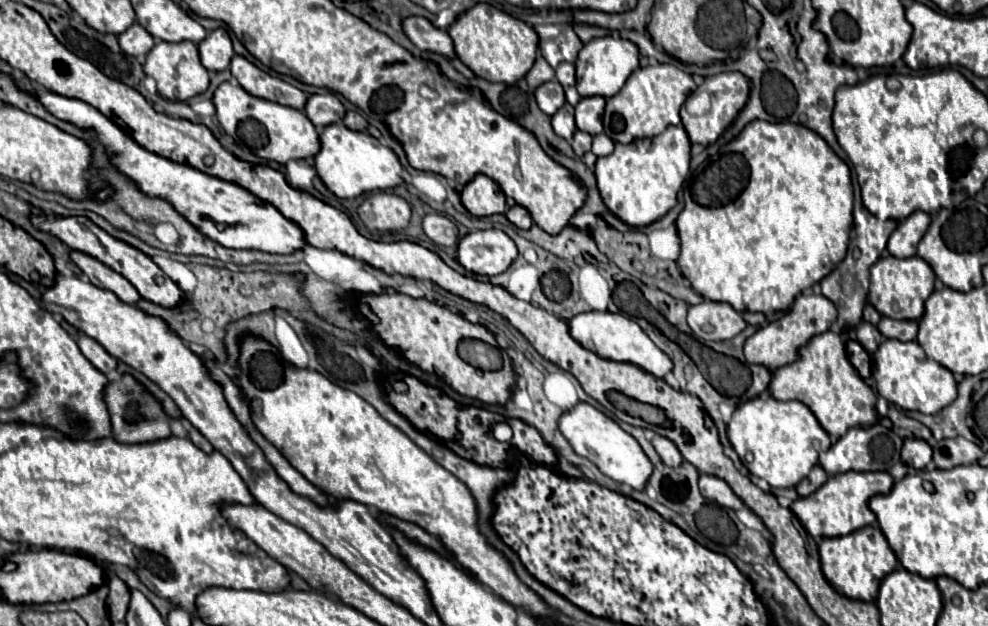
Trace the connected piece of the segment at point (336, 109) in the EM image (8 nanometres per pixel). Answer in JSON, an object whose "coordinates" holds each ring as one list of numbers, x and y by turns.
{"coordinates":[[312,94,304,106,304,114,316,126,316,130,322,130,328,124,342,122,346,110,334,94]]}

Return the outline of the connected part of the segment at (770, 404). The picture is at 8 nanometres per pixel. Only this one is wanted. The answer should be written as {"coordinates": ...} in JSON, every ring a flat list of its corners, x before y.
{"coordinates":[[756,396,742,402,728,422,728,440,742,460,748,450,754,454,754,460,746,462,746,468,752,476,764,478,774,488,796,486,818,464,818,454,830,448,828,432,808,406,802,402,780,402,772,396]]}

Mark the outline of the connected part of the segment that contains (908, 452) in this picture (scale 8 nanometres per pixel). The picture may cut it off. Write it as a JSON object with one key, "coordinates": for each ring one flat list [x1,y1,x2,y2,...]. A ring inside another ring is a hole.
{"coordinates":[[908,438,908,440,904,440,902,460,904,460,904,464,914,466,916,470,924,470,932,462,932,448,926,440]]}

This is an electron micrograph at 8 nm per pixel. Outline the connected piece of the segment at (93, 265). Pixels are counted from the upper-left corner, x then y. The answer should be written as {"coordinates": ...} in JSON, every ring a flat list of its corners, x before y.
{"coordinates":[[76,250,70,254,70,258,86,274,86,278,94,286,98,286,102,290,110,290,112,294,116,294,126,304,138,304,142,300,142,296,138,294,138,290,124,276,120,276,112,268,104,266,96,258,92,258,92,256,84,254,84,252,76,252]]}

